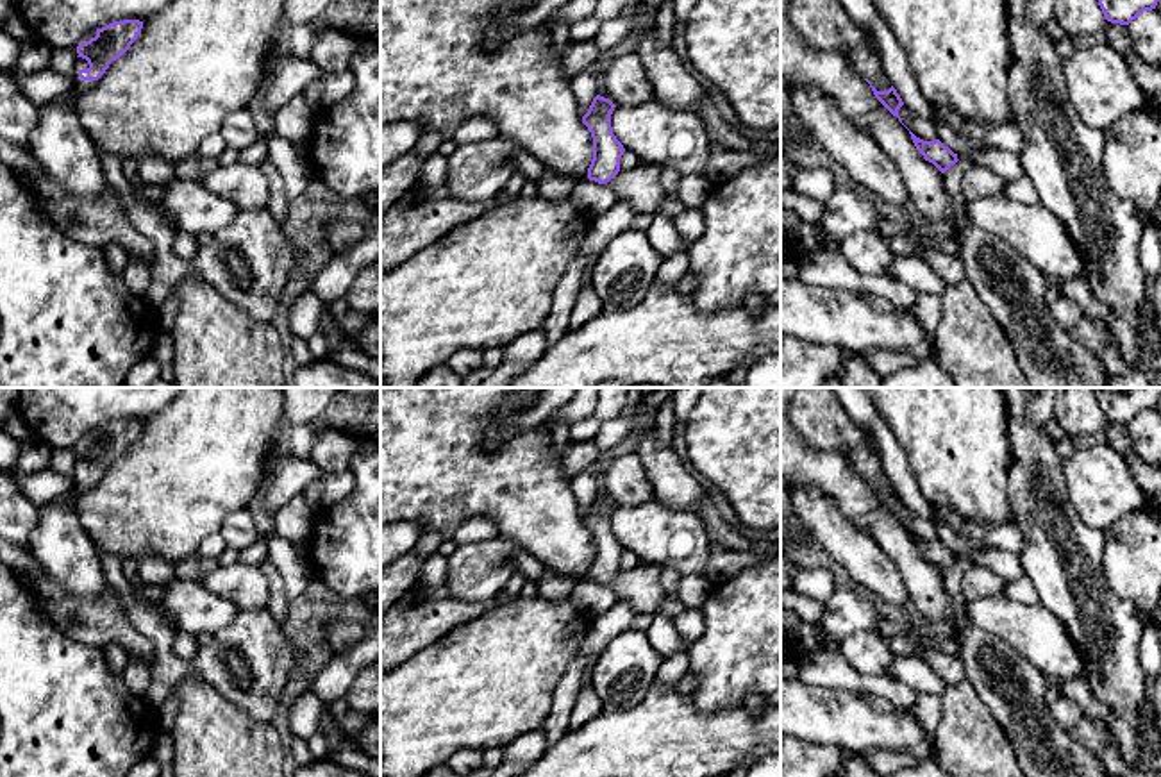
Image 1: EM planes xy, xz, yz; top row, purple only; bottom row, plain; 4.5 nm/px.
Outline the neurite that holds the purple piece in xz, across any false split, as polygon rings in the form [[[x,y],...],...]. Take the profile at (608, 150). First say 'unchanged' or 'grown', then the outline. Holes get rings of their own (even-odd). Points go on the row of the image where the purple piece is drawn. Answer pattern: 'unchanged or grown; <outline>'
grown; [[[597,95],[582,116],[593,138],[593,159],[588,168],[588,179],[598,184],[609,182],[616,200],[629,204],[638,214],[657,214],[666,196],[661,186],[661,168],[639,163],[638,166],[622,171],[620,159],[625,152],[611,127],[614,104],[609,98]]]

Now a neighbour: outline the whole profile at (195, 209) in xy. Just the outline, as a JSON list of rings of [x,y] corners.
[[[173,177],[163,186],[161,205],[182,232],[214,234],[239,213],[230,200],[207,189],[202,182]]]

